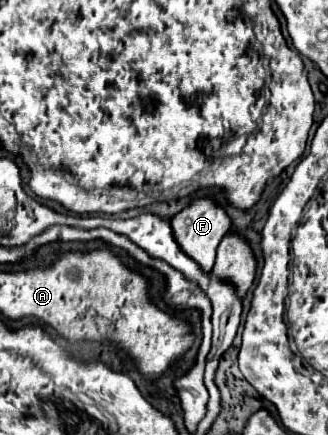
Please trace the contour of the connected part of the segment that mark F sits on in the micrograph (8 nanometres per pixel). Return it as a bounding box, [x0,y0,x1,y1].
[172,199,230,271]

